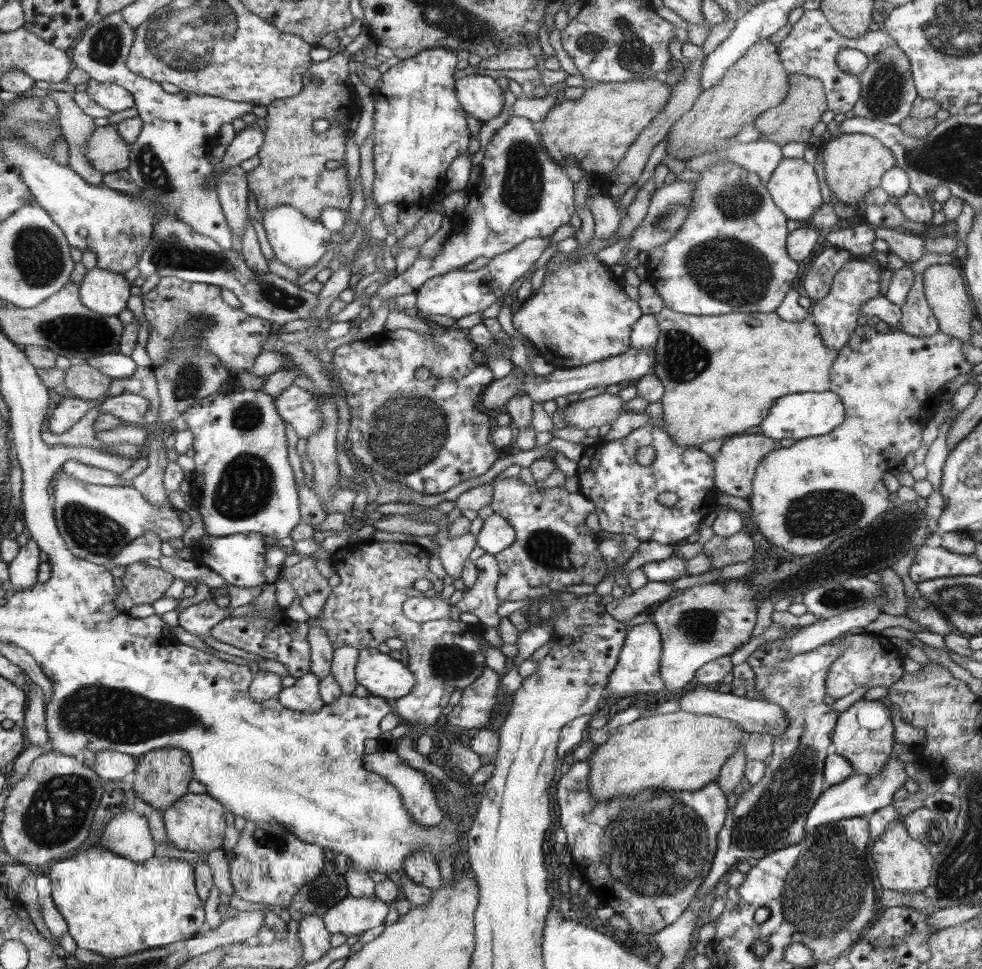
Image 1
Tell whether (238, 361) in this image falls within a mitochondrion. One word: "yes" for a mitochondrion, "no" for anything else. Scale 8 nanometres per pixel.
no

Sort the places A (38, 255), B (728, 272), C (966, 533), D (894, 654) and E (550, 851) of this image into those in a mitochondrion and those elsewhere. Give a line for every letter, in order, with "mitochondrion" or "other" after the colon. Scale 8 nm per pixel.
A: mitochondrion
B: mitochondrion
C: other
D: other
E: other

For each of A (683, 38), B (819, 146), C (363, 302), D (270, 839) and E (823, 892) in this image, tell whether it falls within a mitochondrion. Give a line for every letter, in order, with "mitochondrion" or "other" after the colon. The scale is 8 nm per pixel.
A: other
B: other
C: other
D: mitochondrion
E: mitochondrion

